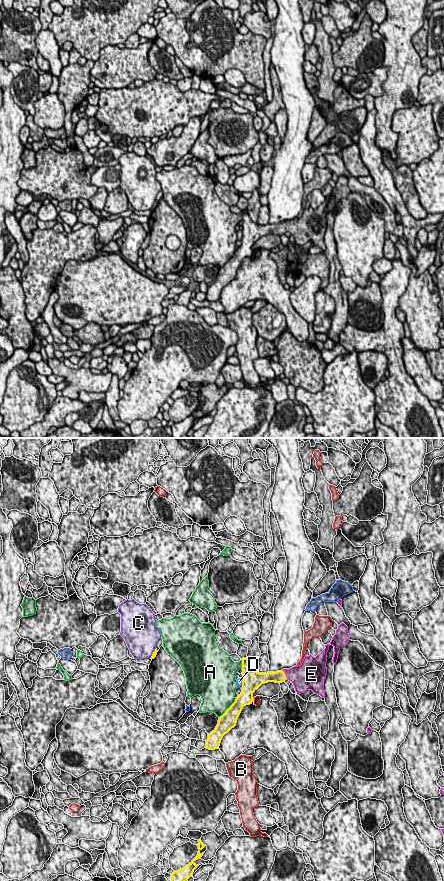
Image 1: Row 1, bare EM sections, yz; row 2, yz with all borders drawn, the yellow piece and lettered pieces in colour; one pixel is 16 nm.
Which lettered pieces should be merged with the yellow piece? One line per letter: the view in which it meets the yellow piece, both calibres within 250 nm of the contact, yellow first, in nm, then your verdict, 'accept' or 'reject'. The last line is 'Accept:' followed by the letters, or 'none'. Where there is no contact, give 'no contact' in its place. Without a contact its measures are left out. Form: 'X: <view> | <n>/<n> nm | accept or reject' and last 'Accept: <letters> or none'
A: yz | 280/500 nm | reject
B: yz | 190/30 nm | reject
C: yz | 70/460 nm | reject
D: yz | 320/100 nm | reject
E: yz | 190/340 nm | accept
Accept: E

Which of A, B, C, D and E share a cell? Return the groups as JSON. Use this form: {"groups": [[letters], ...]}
{"groups": [["A"], ["B"], ["C"], ["D"], ["E"]]}

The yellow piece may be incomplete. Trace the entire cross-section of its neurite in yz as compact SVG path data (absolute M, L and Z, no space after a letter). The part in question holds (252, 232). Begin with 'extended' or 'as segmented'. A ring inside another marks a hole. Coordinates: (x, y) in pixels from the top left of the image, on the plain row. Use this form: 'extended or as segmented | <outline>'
extended | M330 196L313 209L311 206L305 208L299 218L277 224L259 225L254 223L248 211L242 210L242 244L235 251L235 254L219 269L218 276L214 283L208 286L206 301L219 301L221 292L232 280L236 278L237 271L244 258L253 254L253 245L262 237L268 234L282 235L289 232L293 235L297 245L304 245L312 242L315 246L325 250L324 234L327 227L327 204Z

